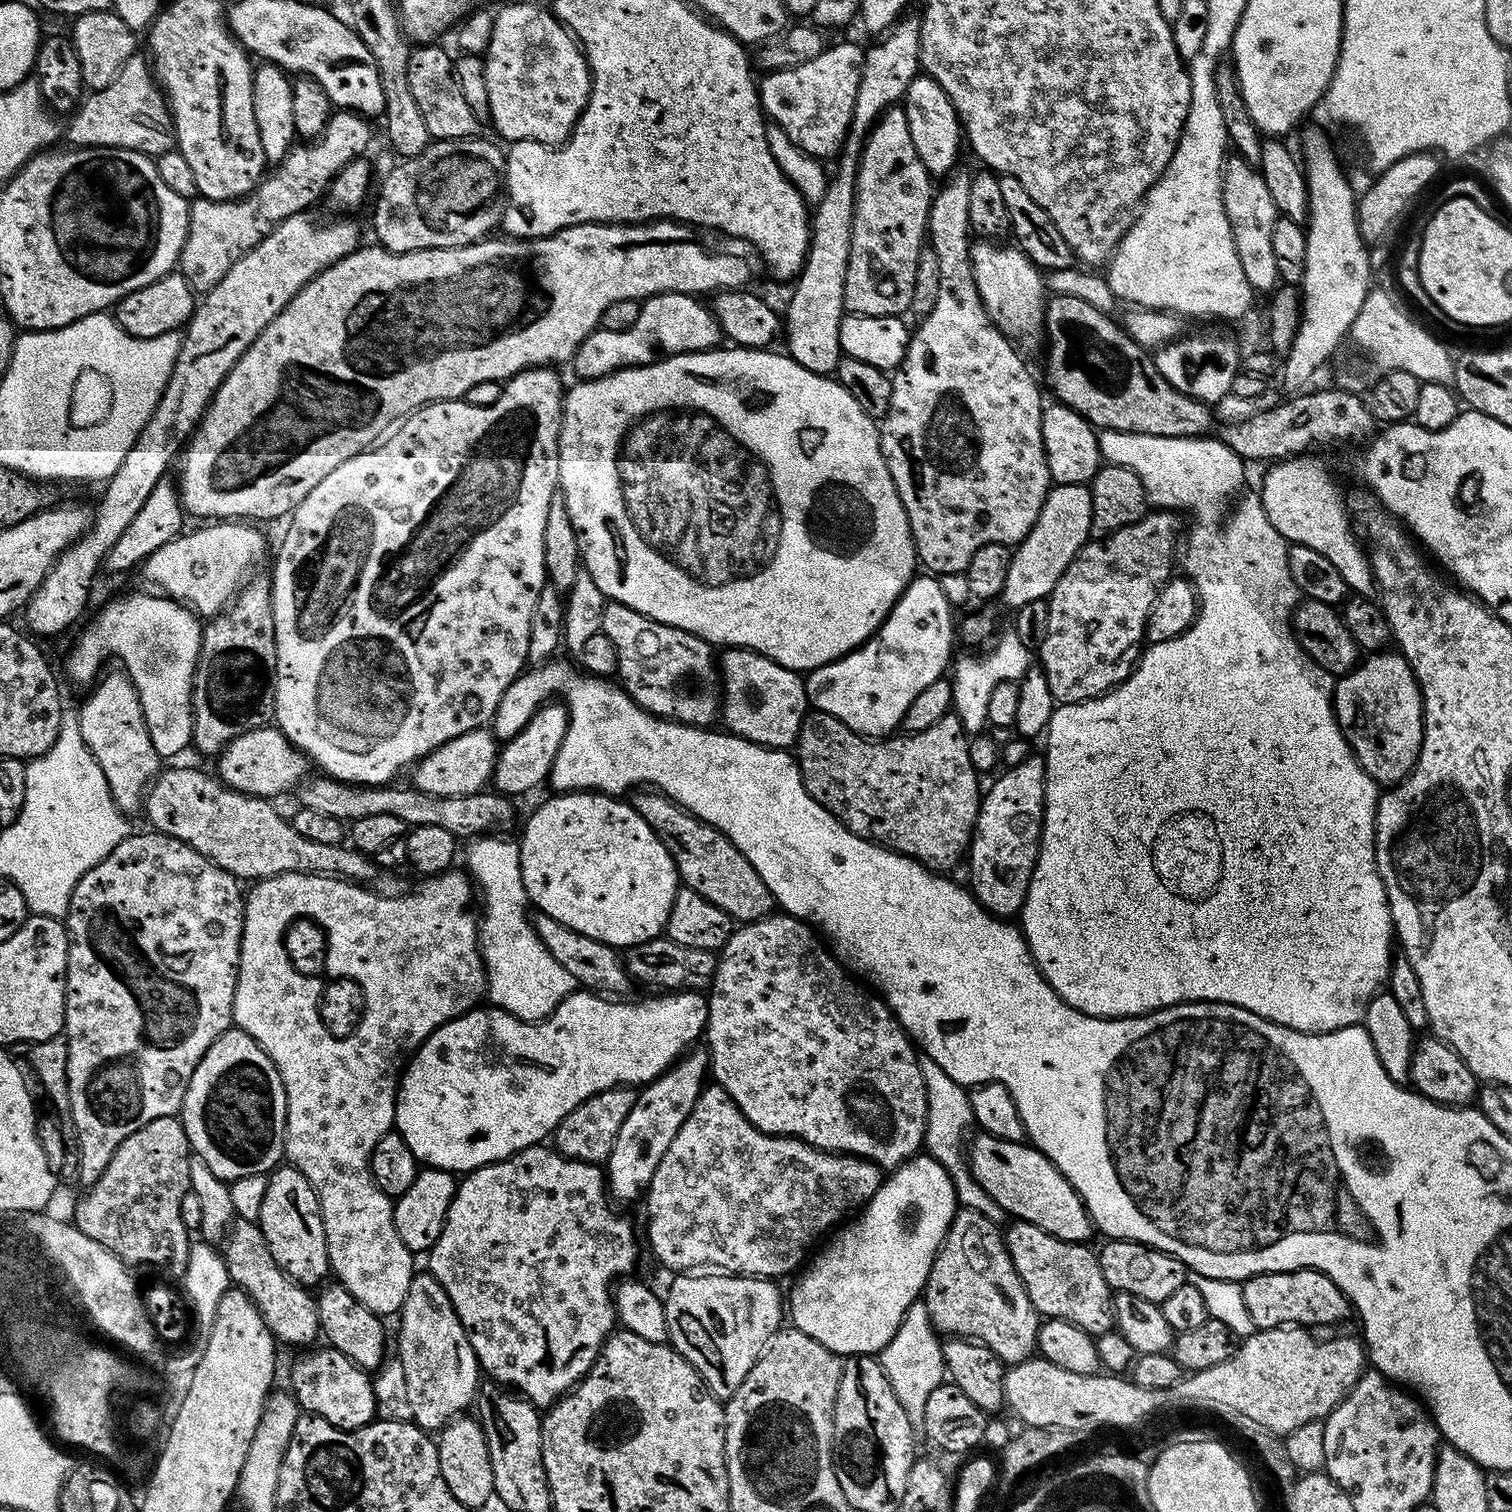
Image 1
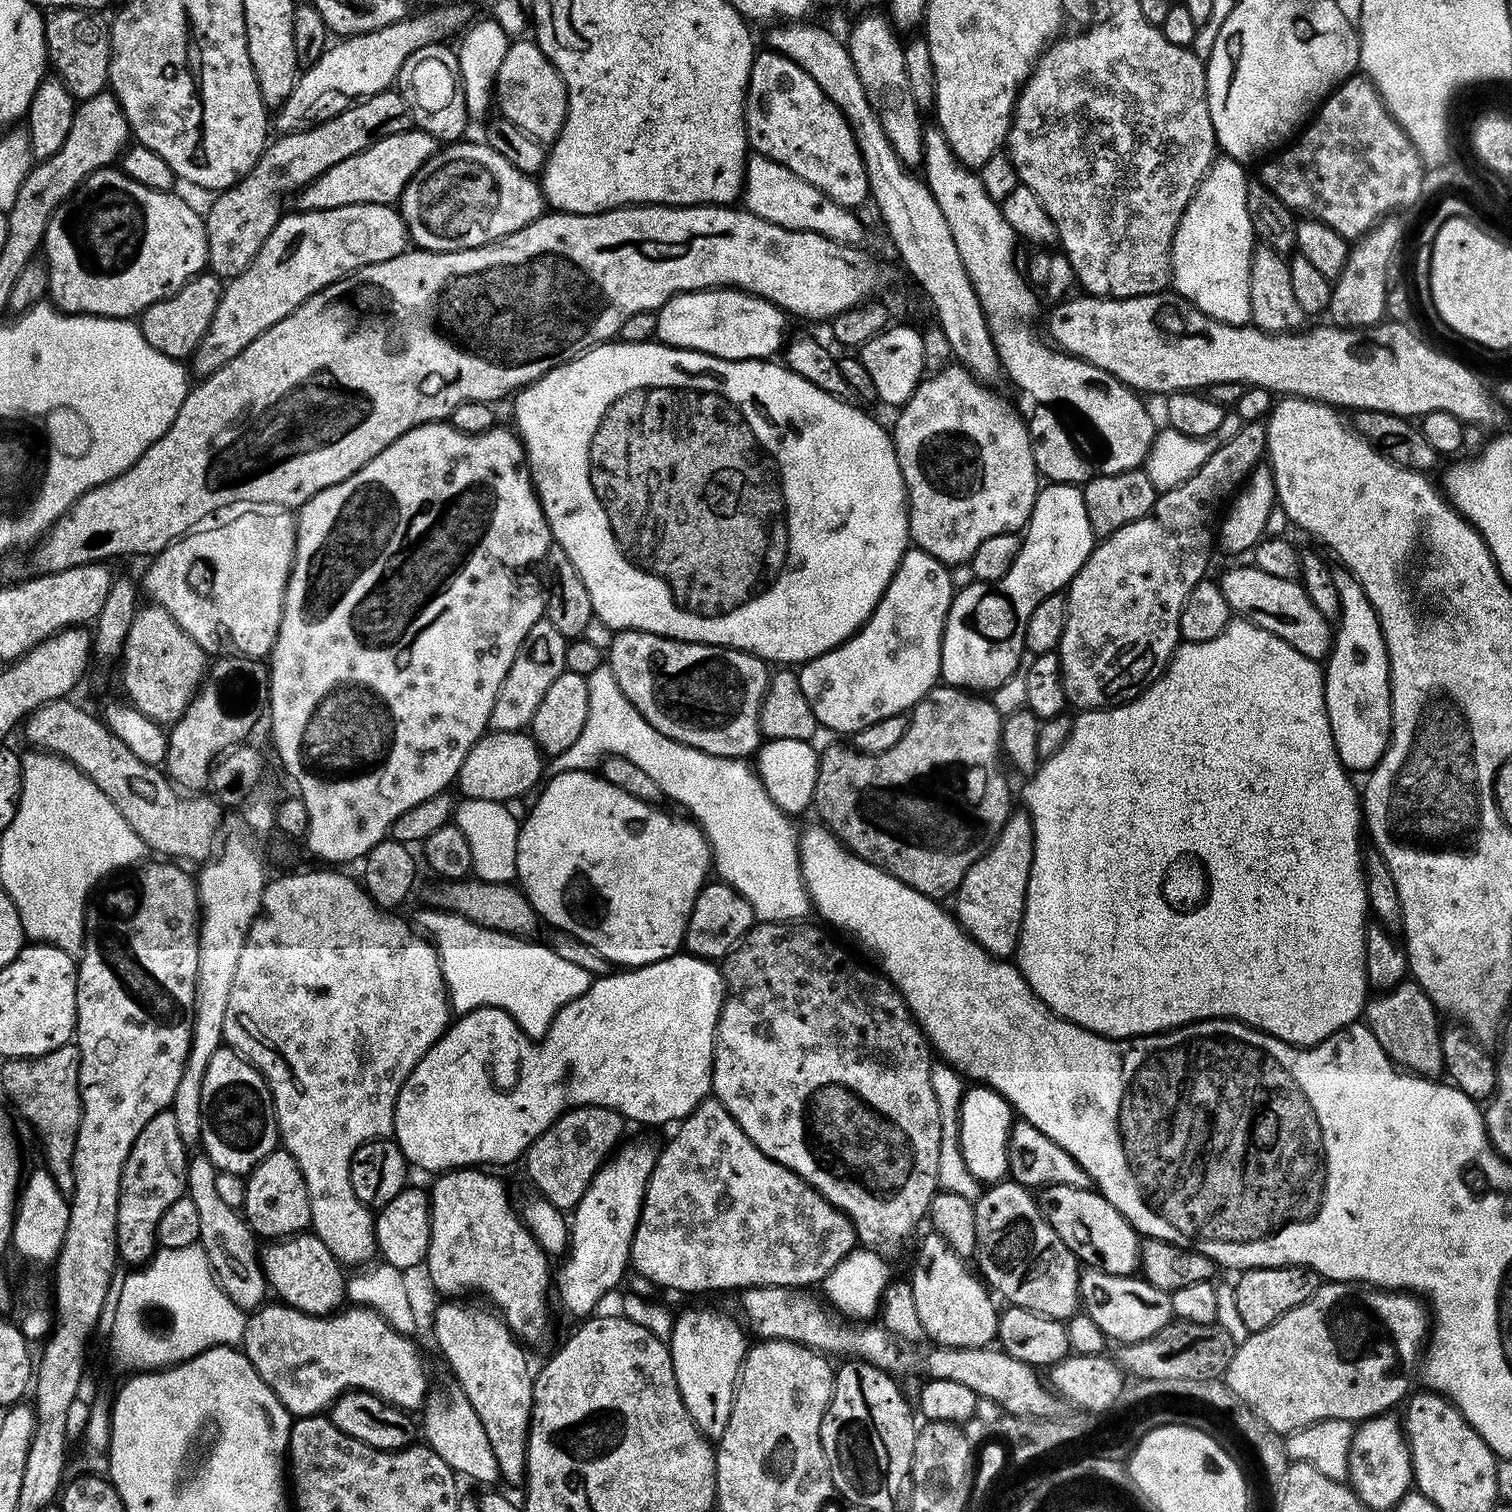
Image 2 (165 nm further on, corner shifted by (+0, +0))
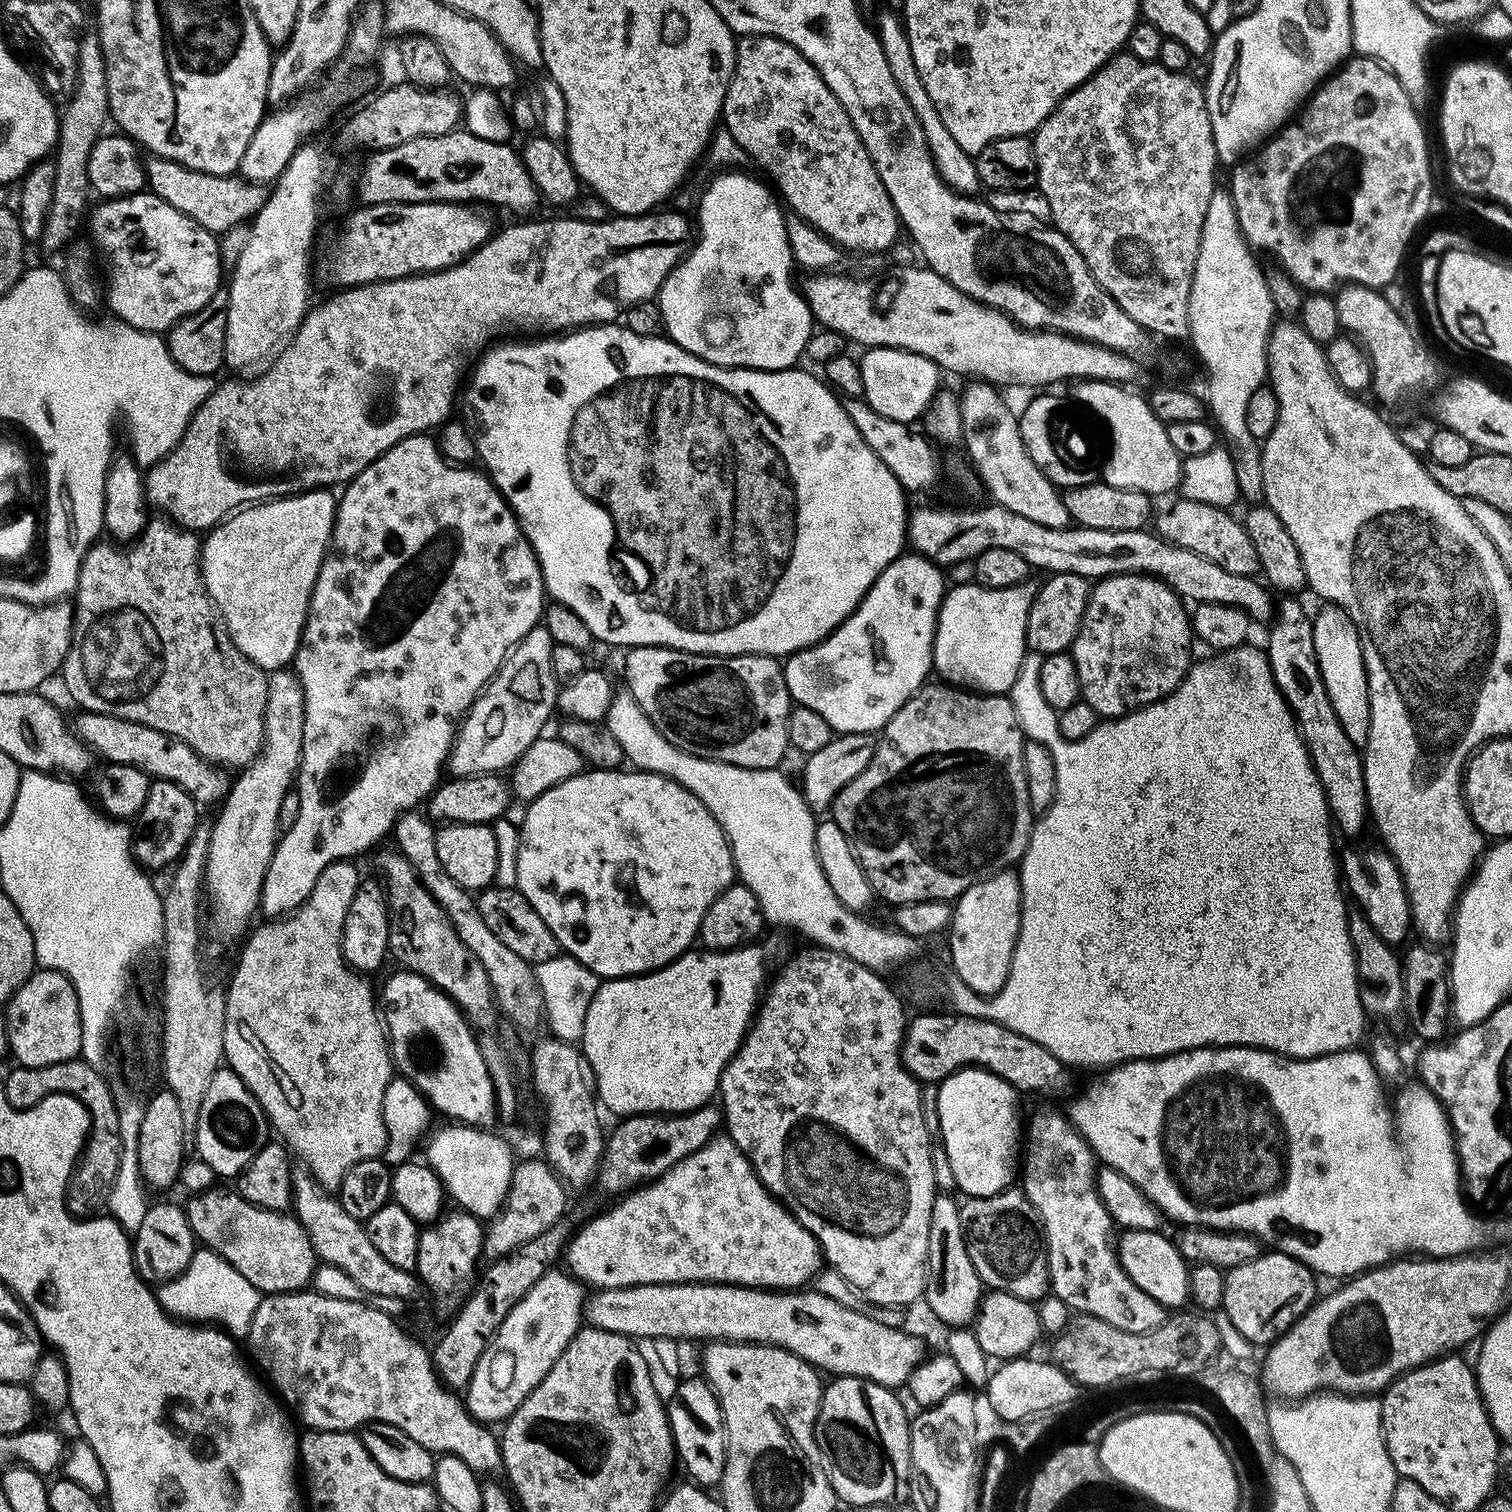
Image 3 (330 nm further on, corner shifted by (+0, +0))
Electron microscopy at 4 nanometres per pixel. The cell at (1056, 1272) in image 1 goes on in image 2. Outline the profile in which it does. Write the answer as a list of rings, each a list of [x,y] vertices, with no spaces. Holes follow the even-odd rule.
[[[1017,1180],[989,1183],[972,1206],[974,1210],[975,1267],[985,1285],[1001,1301],[1055,1320],[1067,1321],[1081,1311],[1082,1265],[1066,1242],[1044,1220],[1037,1197]]]

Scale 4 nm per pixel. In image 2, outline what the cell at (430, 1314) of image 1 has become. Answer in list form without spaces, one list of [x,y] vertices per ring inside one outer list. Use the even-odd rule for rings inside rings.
[[[456,1394],[453,1400],[440,1400],[437,1404],[429,1403],[423,1409],[424,1428],[422,1424],[422,1436],[425,1436],[427,1447],[434,1450],[434,1454],[438,1454],[438,1458],[442,1458],[442,1462],[446,1462],[446,1466],[450,1466],[452,1471],[461,1477],[469,1476],[472,1480],[477,1480],[480,1484],[488,1484],[484,1486],[492,1486],[500,1480],[500,1471],[498,1470],[498,1462],[494,1458],[494,1450],[490,1450],[490,1442],[486,1438],[486,1430],[482,1426],[478,1414],[474,1414],[474,1406],[470,1406],[467,1396]]]

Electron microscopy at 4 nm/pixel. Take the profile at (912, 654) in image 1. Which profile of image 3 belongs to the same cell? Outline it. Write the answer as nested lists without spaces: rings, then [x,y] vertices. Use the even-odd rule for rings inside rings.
[[[902,554],[890,566],[886,566],[886,570],[880,572],[880,576],[872,583],[870,590],[862,598],[862,602],[856,608],[856,611],[844,621],[840,627],[835,628],[827,640],[819,640],[817,644],[810,648],[803,648],[801,652],[794,652],[791,656],[783,661],[784,677],[786,678],[786,686],[788,692],[792,695],[793,701],[801,708],[809,708],[815,710],[822,718],[826,718],[826,722],[830,722],[833,733],[843,734],[845,732],[871,732],[879,733],[886,726],[886,722],[890,722],[890,718],[894,718],[894,714],[898,714],[898,710],[907,700],[912,699],[918,689],[924,687],[929,679],[928,671],[933,671],[932,647],[936,641],[936,617],[940,611],[940,604],[946,595],[946,583],[944,584],[944,576],[941,565],[932,563],[925,556],[917,556],[915,554]]]

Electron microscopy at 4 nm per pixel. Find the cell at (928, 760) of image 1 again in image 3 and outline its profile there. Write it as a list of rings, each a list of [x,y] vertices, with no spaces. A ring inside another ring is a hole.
[[[947,682],[925,683],[918,689],[886,722],[886,726],[879,733],[874,758],[854,778],[854,782],[846,782],[842,790],[834,798],[830,809],[830,819],[838,822],[842,834],[846,834],[852,842],[852,849],[856,851],[858,862],[870,882],[873,893],[884,900],[889,900],[892,906],[905,904],[921,904],[931,900],[954,902],[977,880],[992,876],[995,872],[1002,872],[1019,865],[1024,859],[1024,852],[1028,849],[1034,813],[1030,806],[1030,790],[1026,790],[1026,770],[1022,766],[1022,750],[1024,749],[1025,734],[1020,728],[1020,720],[1016,717],[1016,708],[1011,699],[1004,694],[981,694],[971,690],[955,687]]]

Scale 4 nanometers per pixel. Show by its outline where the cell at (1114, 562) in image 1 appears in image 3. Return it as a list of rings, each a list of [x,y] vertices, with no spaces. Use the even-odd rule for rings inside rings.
[[[1135,572],[1097,579],[1091,585],[1084,617],[1070,649],[1074,666],[1078,666],[1080,699],[1094,706],[1102,718],[1125,716],[1147,704],[1166,699],[1188,677],[1188,669],[1194,663],[1190,612],[1184,607],[1182,597],[1156,576]]]

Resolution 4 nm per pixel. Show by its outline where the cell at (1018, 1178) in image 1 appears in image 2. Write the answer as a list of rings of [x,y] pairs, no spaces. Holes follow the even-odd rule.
[[[1048,1184],[1039,1189],[1038,1203],[1044,1220],[1066,1242],[1066,1246],[1080,1261],[1081,1265],[1097,1272],[1115,1276],[1131,1276],[1140,1262],[1140,1242],[1131,1222],[1126,1219],[1106,1198],[1091,1187],[1075,1188]]]

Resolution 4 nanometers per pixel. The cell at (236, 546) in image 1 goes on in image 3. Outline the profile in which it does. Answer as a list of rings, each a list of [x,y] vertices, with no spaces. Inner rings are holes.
[[[328,490],[298,492],[291,496],[282,496],[245,506],[221,520],[215,528],[203,537],[200,546],[200,576],[204,580],[204,588],[208,591],[208,596],[213,604],[215,604],[219,619],[222,621],[229,638],[234,642],[234,646],[238,646],[242,655],[250,662],[257,664],[265,674],[277,672],[280,668],[288,668],[296,659],[296,651],[300,645],[300,639],[304,633],[304,623],[308,617],[308,607],[314,590],[314,582],[318,582],[318,570],[322,566],[324,555],[328,553],[328,545],[332,542],[332,527],[336,521],[338,500],[335,495],[331,496],[330,493],[331,491]]]

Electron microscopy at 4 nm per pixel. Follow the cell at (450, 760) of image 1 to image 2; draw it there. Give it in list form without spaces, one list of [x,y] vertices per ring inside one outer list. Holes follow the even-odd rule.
[[[488,730],[485,731],[478,742],[474,742],[470,754],[466,754],[466,758],[460,767],[458,788],[460,784],[461,790],[464,791],[463,795],[469,800],[512,802],[515,796],[524,796],[532,787],[535,789],[541,783],[540,775],[543,777],[545,772],[546,757],[527,731],[497,732],[495,730]]]

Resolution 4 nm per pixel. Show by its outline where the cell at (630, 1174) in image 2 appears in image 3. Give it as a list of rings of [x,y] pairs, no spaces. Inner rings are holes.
[[[549,1270],[524,1295],[522,1302],[518,1302],[518,1306],[514,1306],[514,1310],[506,1314],[506,1322],[502,1322],[490,1346],[486,1346],[482,1358],[478,1358],[478,1366],[474,1366],[474,1374],[466,1389],[466,1407],[473,1418],[485,1426],[496,1426],[496,1423],[499,1425],[507,1421],[508,1417],[514,1414],[514,1410],[518,1410],[518,1406],[530,1394],[530,1390],[534,1390],[534,1386],[538,1386],[538,1382],[546,1378],[550,1366],[554,1366],[562,1350],[566,1350],[566,1346],[582,1327],[582,1313],[586,1303],[585,1285],[567,1271],[556,1271]]]

